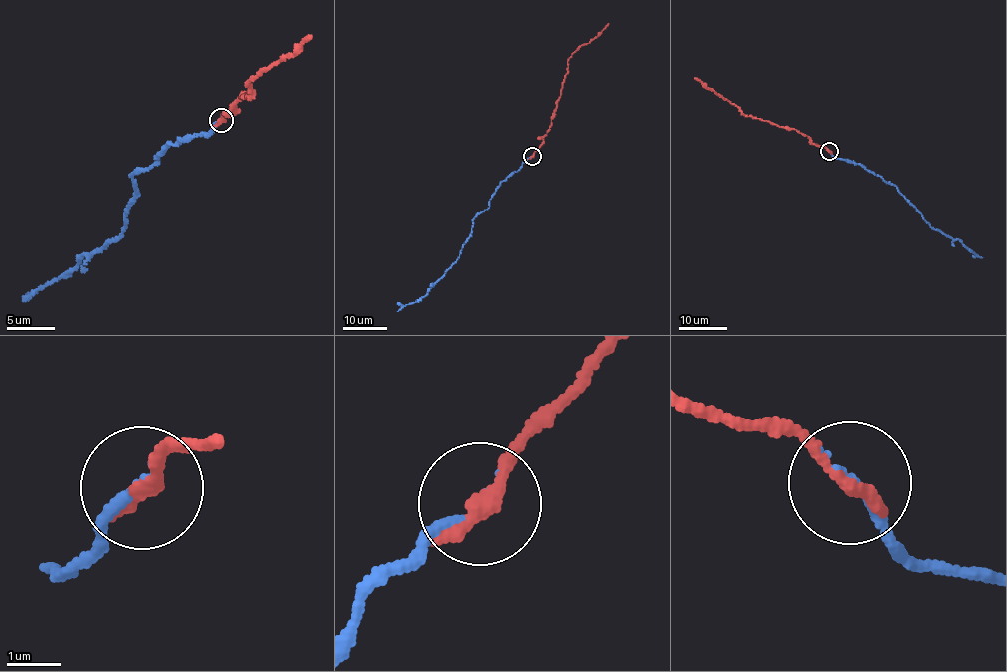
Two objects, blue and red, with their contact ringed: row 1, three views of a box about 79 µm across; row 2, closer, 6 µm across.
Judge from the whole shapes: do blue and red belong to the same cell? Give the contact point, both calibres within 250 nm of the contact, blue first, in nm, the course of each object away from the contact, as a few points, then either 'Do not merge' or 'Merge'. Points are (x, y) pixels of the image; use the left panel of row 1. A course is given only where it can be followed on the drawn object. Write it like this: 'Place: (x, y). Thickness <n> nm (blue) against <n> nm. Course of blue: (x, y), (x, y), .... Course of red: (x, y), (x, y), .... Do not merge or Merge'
Place: (221, 120). Thickness 160 nm (blue) against 340 nm. Course of blue: (220, 121), (206, 136), (170, 145), (132, 175), (136, 198), (122, 234), (23, 301). Course of red: (220, 121), (236, 110), (235, 101), (242, 93), (243, 98), (252, 94), (245, 82), (289, 57), (310, 36). Do not merge

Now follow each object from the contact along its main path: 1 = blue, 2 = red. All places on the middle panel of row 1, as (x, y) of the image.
1: (531, 156), (500, 183), (489, 207), (473, 219), (470, 236), (456, 261), (423, 297), (404, 306), (397, 303)
2: (531, 156), (551, 122), (567, 73), (568, 59), (608, 23)

